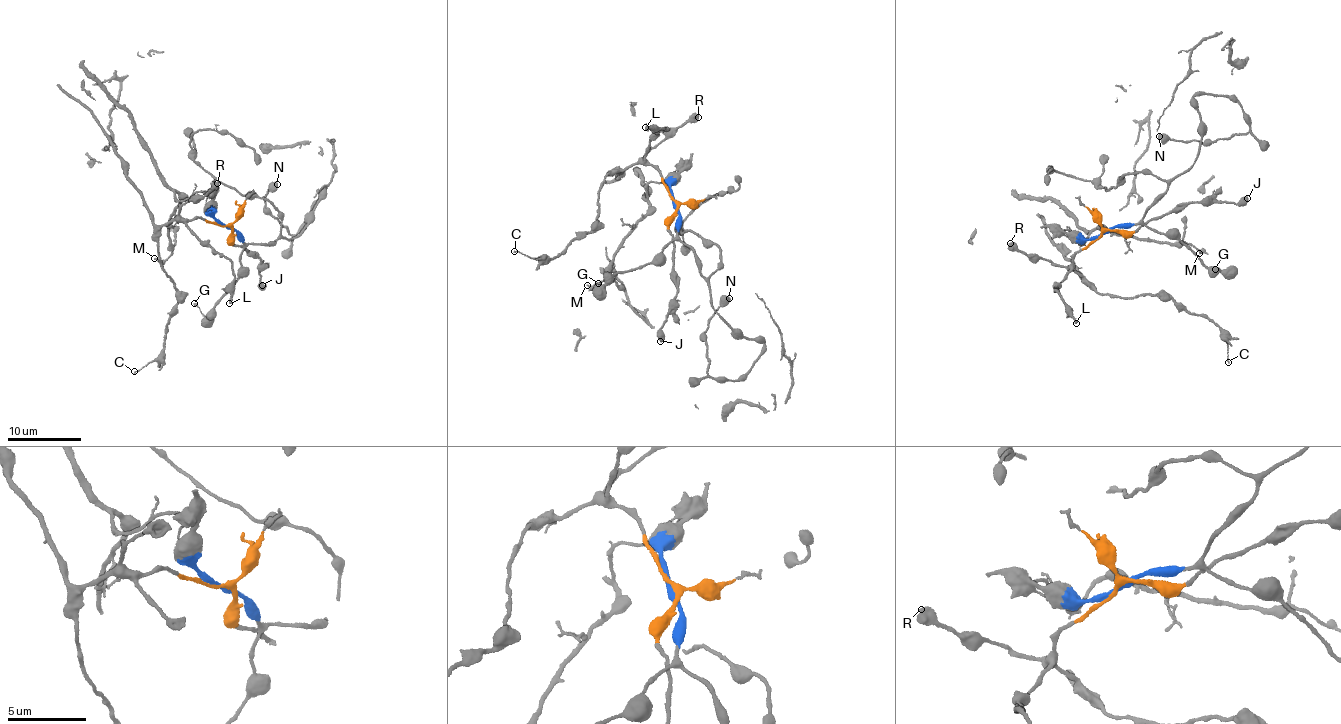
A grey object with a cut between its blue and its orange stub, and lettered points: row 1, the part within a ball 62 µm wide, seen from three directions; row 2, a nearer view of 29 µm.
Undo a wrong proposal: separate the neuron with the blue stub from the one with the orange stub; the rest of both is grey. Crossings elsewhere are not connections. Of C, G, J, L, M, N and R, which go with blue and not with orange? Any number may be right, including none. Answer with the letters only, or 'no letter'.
G, M, N

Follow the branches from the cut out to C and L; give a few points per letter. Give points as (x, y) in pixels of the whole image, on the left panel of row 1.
C: (227, 226), (205, 218), (163, 224), (158, 252), (180, 294), (162, 349), (147, 364), (133, 372)
L: (227, 226), (200, 217), (186, 223), (192, 234), (230, 262), (234, 278), (230, 304)

